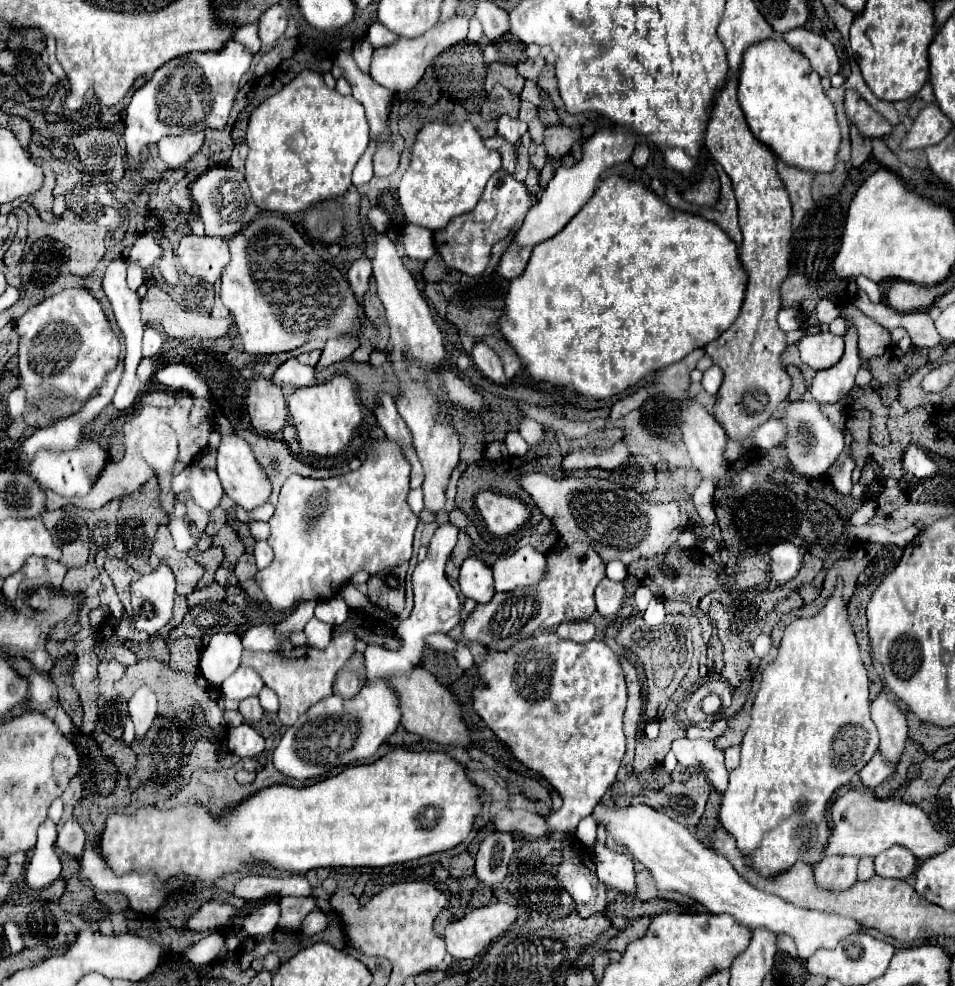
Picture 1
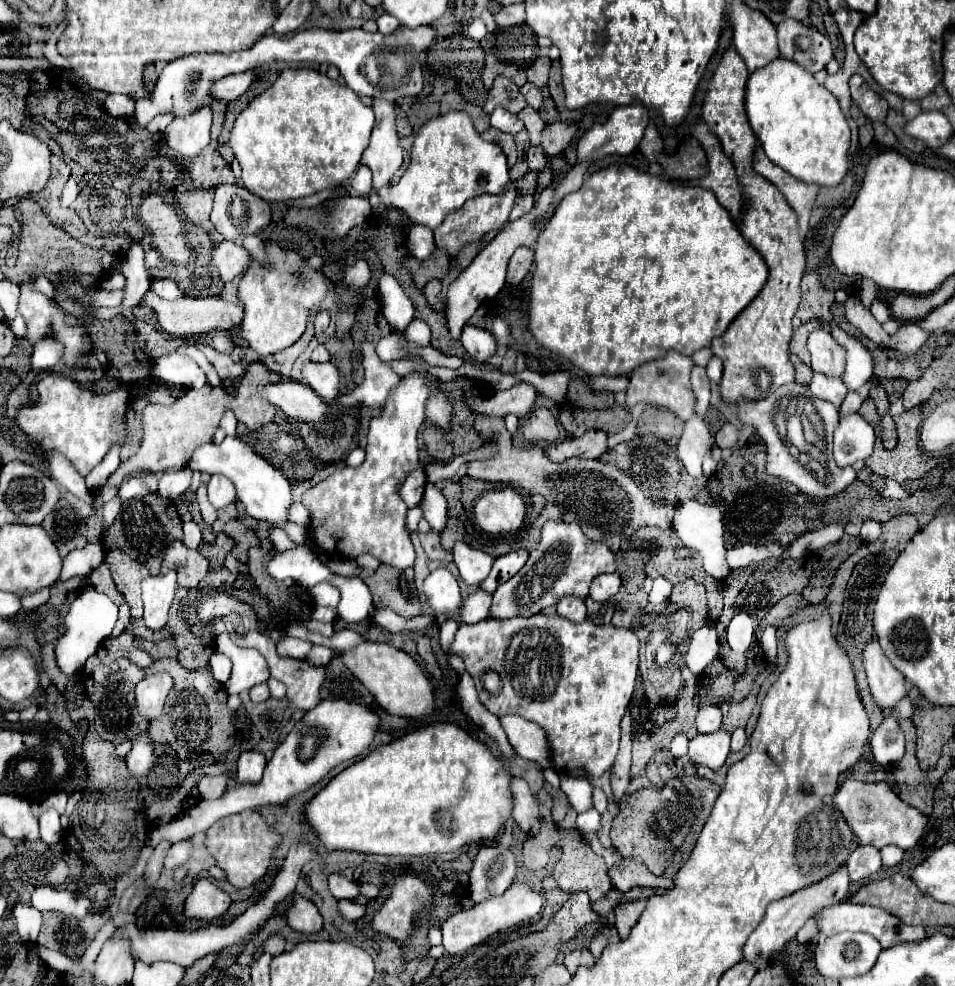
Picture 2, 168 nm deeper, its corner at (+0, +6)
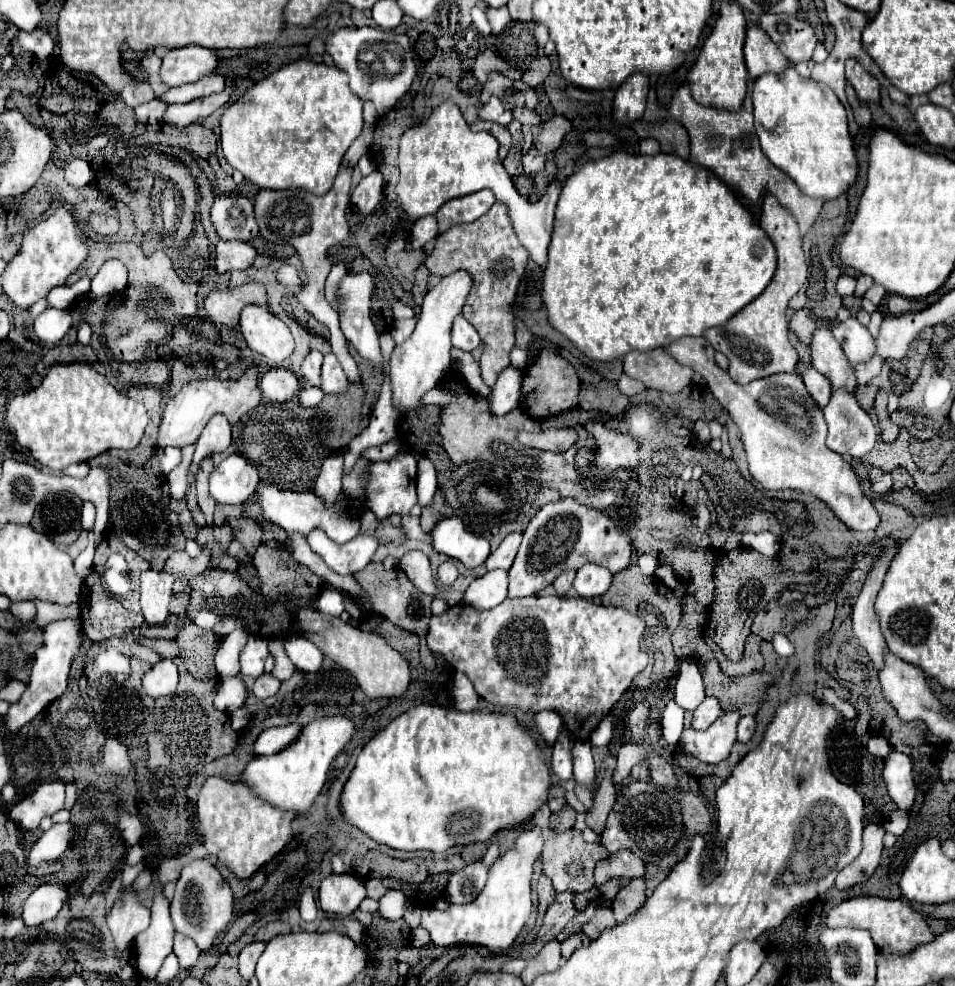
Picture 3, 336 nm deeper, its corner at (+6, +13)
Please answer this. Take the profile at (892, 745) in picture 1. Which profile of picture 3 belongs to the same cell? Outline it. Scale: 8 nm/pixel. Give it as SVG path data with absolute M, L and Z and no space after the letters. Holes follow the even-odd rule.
M898 543L890 549L884 549L876 557L876 561L862 585L862 591L860 591L858 601L854 605L854 611L852 611L852 623L854 623L854 633L858 637L858 643L868 653L868 657L876 669L880 669L884 663L882 657L886 651L886 641L882 639L882 631L878 625L878 613L874 611L874 601L876 601L876 595L882 587L882 581L884 581L888 567L890 567L890 561L894 559L896 553L898 553Z

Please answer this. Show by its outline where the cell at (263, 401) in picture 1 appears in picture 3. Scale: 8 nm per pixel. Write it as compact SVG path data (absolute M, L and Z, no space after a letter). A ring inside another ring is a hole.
M250 367L238 381L220 381L220 379L212 377L212 379L192 379L192 381L184 383L184 387L172 399L168 399L168 403L162 411L162 423L160 423L160 431L158 431L156 449L168 447L168 445L184 447L184 445L196 443L196 439L200 437L200 433L206 427L206 423L210 421L210 417L216 413L224 413L228 417L230 425L236 425L242 415L246 415L260 403L262 395L260 395L256 375L258 375L258 371L254 367Z

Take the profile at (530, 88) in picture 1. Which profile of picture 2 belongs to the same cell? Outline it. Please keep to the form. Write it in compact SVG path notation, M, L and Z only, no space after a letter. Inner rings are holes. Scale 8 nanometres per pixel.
M526 82L522 88L520 88L520 92L524 94L524 98L526 98L526 102L532 106L532 108L540 108L540 104L542 104L542 94L540 94L540 88L538 86L534 86L532 82Z

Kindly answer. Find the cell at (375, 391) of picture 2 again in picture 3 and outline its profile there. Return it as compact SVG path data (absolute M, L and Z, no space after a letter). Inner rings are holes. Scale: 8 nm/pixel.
M346 273L336 289L336 299L338 299L338 317L340 317L340 329L346 337L346 341L350 341L354 345L354 349L366 357L374 369L382 369L382 353L380 353L380 343L378 343L378 333L376 327L370 319L370 299L374 295L374 279L370 273Z

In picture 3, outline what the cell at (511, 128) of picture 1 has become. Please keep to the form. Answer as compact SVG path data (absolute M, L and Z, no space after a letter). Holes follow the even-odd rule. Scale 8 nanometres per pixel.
M492 97L486 105L482 105L478 115L480 115L480 119L496 121L500 125L508 125L512 121L512 111L504 109L504 105L502 105L502 101L498 97Z

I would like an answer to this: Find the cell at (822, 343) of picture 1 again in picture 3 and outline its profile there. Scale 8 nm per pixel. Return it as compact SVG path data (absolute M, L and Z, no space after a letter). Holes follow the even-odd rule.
M818 329L810 343L812 349L812 365L816 371L826 375L832 383L832 391L844 389L850 395L856 393L856 375L850 367L842 345L834 339L828 329Z

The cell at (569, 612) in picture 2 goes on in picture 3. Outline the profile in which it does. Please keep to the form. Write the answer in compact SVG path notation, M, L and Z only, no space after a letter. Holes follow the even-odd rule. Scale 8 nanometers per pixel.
M564 571L562 575L558 575L558 577L554 579L552 587L556 589L556 595L564 597L564 595L570 593L570 589L572 589L572 581L574 581L574 575L576 575L576 571Z

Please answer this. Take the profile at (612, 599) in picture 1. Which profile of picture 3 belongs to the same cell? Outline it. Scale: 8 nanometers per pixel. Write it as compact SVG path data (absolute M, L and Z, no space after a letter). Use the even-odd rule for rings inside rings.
M586 565L576 573L574 579L574 589L580 597L592 599L592 597L600 597L608 591L612 583L612 573L606 571L600 565Z

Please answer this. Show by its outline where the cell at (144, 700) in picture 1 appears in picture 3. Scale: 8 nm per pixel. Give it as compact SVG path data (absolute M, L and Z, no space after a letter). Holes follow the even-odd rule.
M162 659L156 663L142 679L142 685L150 697L162 697L176 691L178 685L178 667L172 659Z

